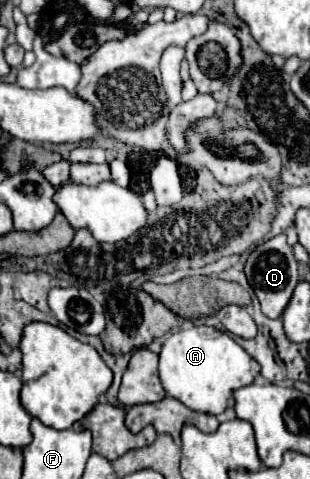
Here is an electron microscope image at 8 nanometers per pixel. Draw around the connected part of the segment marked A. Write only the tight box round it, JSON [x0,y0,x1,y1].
[160,325,260,415]

